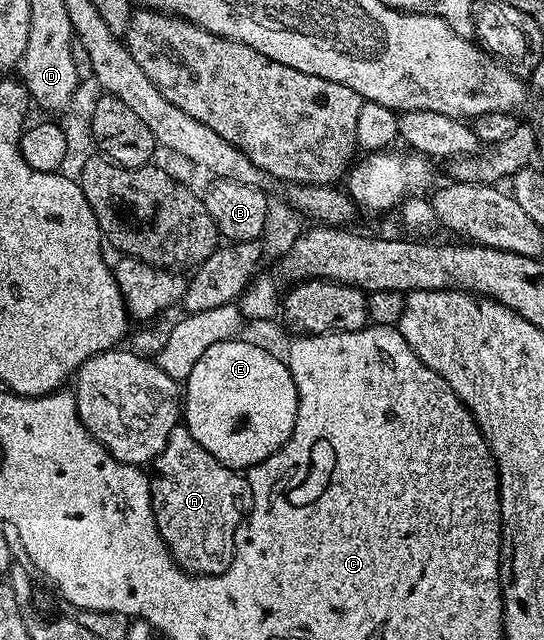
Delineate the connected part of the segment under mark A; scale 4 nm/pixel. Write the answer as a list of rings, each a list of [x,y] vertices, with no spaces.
[[[179,423],[168,435],[164,451],[152,463],[150,502],[162,541],[177,565],[191,575],[217,575],[234,558],[234,536],[242,524],[254,493],[239,470],[224,467]]]

